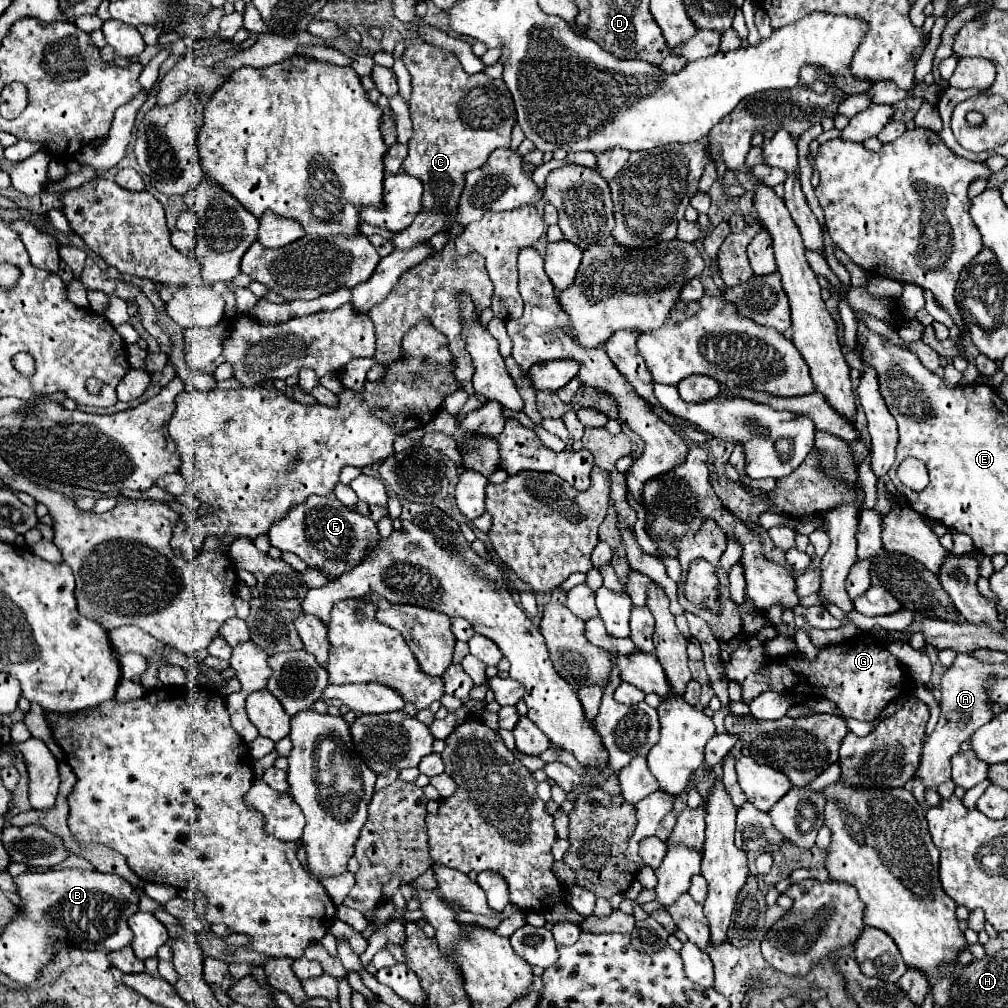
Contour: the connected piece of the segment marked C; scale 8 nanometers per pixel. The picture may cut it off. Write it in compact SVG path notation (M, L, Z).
M419 43L409 45L403 53L403 63L411 73L411 99L409 99L409 113L413 121L413 137L409 139L409 155L403 161L403 171L415 175L423 181L423 209L437 209L437 211L455 211L459 195L465 185L465 175L489 159L489 155L499 147L509 147L511 143L511 129L515 125L515 105L511 93L503 79L491 79L485 73L467 75L453 57L453 53L445 53L443 49L435 49L435 45Z

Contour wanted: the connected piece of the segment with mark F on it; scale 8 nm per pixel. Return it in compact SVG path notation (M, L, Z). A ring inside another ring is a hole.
M335 495L307 497L307 501L293 505L283 519L275 521L269 529L269 541L281 551L297 553L307 567L315 567L329 581L339 579L343 573L357 567L365 555L369 555L381 541L377 523L369 517L349 509Z

